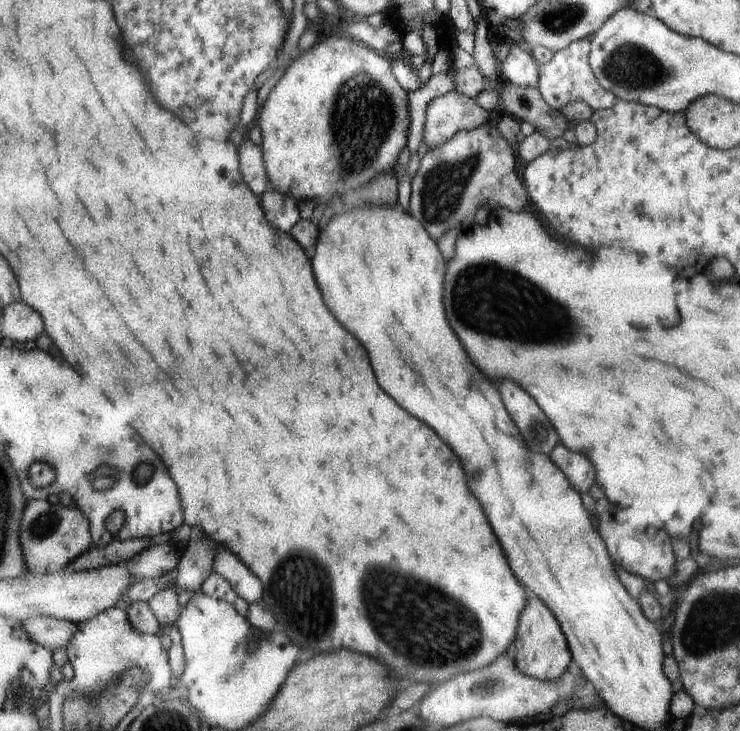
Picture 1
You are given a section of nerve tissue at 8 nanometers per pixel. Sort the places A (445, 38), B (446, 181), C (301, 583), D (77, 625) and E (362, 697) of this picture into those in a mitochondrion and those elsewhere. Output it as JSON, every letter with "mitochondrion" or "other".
{"A":"other","B":"mitochondrion","C":"mitochondrion","D":"other","E":"other"}

